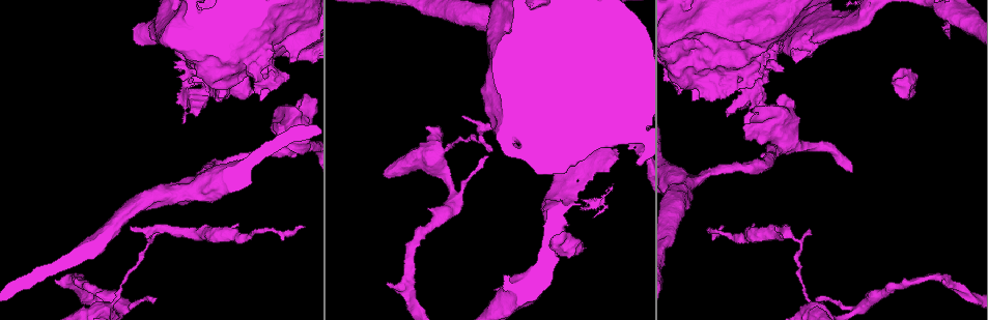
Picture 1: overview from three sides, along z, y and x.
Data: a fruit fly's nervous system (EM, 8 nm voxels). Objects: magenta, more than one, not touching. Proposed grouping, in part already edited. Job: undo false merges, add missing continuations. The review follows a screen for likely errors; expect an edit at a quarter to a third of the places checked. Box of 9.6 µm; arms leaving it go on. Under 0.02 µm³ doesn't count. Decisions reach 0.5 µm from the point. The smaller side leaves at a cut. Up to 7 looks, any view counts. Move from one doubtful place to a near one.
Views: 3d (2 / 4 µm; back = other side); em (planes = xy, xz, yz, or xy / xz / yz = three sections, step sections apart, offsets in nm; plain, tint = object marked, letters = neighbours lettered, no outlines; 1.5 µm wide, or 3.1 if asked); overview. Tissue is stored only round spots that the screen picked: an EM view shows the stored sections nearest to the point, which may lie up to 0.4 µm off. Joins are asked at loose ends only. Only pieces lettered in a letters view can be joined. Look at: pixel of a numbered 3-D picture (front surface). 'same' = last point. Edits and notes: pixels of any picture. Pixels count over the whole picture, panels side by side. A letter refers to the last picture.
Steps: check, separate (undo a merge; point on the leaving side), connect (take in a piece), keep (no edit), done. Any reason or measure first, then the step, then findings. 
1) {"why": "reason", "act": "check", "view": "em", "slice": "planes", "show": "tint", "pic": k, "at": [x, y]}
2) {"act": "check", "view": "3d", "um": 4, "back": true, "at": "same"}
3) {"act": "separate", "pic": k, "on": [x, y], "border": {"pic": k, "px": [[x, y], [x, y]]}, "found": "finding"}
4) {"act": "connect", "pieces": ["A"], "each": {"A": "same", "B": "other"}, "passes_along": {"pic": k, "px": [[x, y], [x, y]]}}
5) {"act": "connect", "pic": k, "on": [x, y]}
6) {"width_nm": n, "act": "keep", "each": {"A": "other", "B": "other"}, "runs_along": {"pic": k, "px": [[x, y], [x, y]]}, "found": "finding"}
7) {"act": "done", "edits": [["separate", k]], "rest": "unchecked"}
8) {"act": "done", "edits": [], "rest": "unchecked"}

{"why": "an open end", "act": "check", "view": "3d", "um": 4, "pic": 1, "at": [747, 133]}

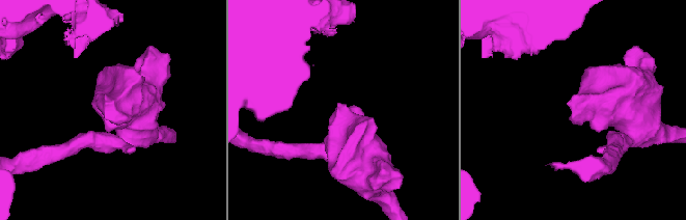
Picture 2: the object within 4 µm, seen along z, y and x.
{"why": "now the EM", "act": "check", "view": "em", "slice": "yz", "step": 8, "show": "tint", "pic": 2, "at": [335, 109]}

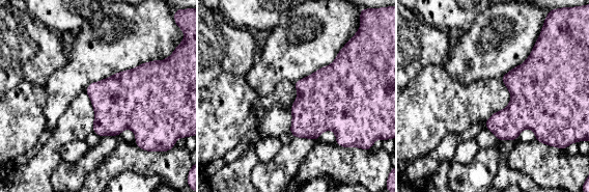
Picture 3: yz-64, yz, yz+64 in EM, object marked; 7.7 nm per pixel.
{"act": "check", "view": "em", "slice": "planes", "show": "letters", "at": "same"}

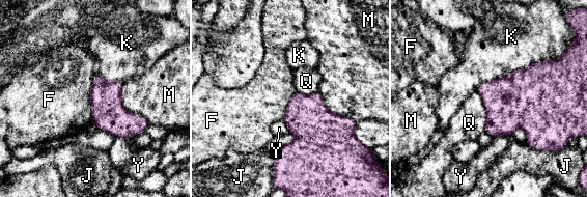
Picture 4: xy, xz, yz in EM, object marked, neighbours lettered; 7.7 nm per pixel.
{"longest_contact_nm": ["K", 600], "act": "keep", "each": {"F": "other", "J": "other", "K": "other", "M": "other", "Q": "other", "Y": "other"}, "border": {"pic": 4, "px": [[96, 73], [90, 92], [91, 122]]}, "found": "none of them fits"}

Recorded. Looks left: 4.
{"why": "abrupt turn", "act": "check", "view": "3d", "um": 4, "back": true, "pic": 1, "at": [109, 306]}

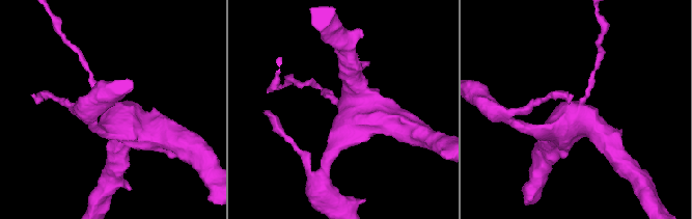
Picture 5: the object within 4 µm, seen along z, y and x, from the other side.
{"arms": 4, "act": "check", "view": "em", "slice": "xz", "step": 4, "show": "tint", "pic": 5, "at": [346, 102]}

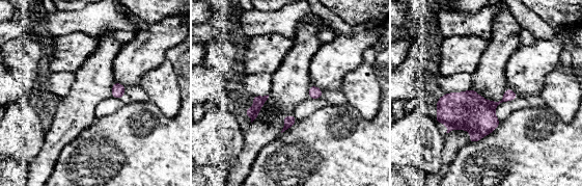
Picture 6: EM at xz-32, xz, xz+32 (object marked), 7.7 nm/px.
{"why": "another direction", "act": "check", "view": "em", "slice": "planes", "show": "letters", "at": "same"}

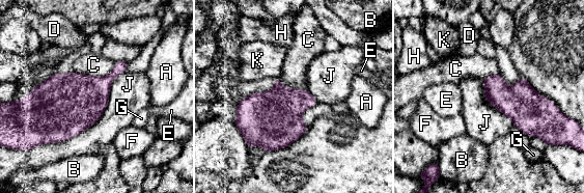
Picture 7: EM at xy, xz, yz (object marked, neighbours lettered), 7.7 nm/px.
{"act": "keep", "each": {"A": "other", "B": "other", "C": "other", "D": "other", "E": "other", "F": "other", "G": "other", "H": "other", "J": "other", "K": "other"}, "border": {"pic": 7, "px": [[127, 71], [94, 122], [39, 145]]}, "found": "all the same cell"}

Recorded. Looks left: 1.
{"act": "done", "edits": [], "rest": "unchecked"}

